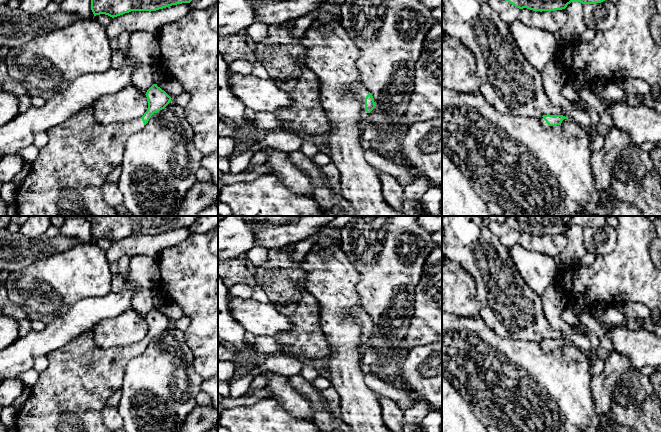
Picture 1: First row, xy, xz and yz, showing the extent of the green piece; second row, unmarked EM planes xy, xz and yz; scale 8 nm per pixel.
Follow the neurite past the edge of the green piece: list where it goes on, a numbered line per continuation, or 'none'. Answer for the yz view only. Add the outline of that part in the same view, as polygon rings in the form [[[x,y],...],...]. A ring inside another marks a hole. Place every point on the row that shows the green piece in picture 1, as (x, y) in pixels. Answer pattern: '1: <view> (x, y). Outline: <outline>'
none

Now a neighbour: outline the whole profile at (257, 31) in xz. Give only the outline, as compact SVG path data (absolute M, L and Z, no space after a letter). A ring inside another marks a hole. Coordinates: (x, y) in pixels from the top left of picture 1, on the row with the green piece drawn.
M254 22L246 29L246 31L253 41L259 42L265 39L268 25L262 22Z

